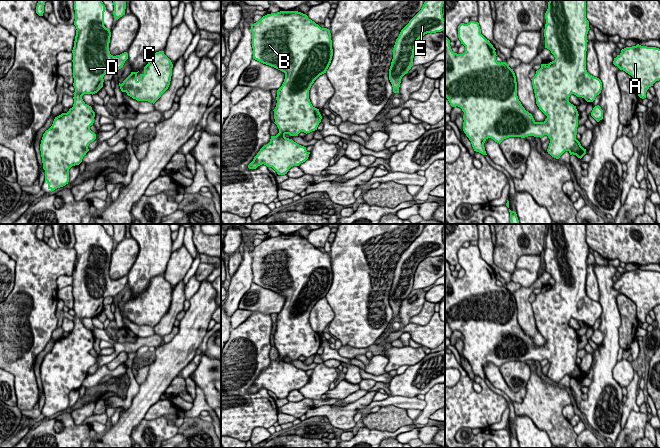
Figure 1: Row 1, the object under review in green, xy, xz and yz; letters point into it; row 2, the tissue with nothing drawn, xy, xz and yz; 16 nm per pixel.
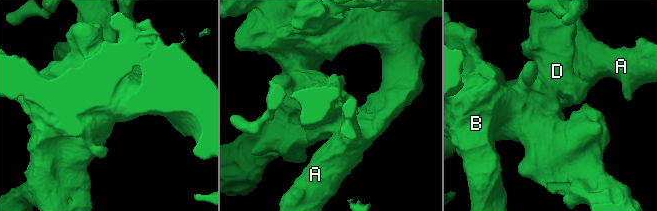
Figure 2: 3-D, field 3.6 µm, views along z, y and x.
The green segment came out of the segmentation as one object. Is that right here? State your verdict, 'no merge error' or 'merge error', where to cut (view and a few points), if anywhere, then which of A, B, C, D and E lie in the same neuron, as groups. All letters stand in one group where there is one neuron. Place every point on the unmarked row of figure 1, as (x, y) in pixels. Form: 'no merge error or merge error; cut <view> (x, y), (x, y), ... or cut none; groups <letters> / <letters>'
no merge error; cut none; groups A B C D E

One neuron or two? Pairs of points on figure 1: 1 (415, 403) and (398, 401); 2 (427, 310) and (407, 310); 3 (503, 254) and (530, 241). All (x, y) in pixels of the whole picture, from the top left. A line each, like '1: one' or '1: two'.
1: one
2: two
3: one

